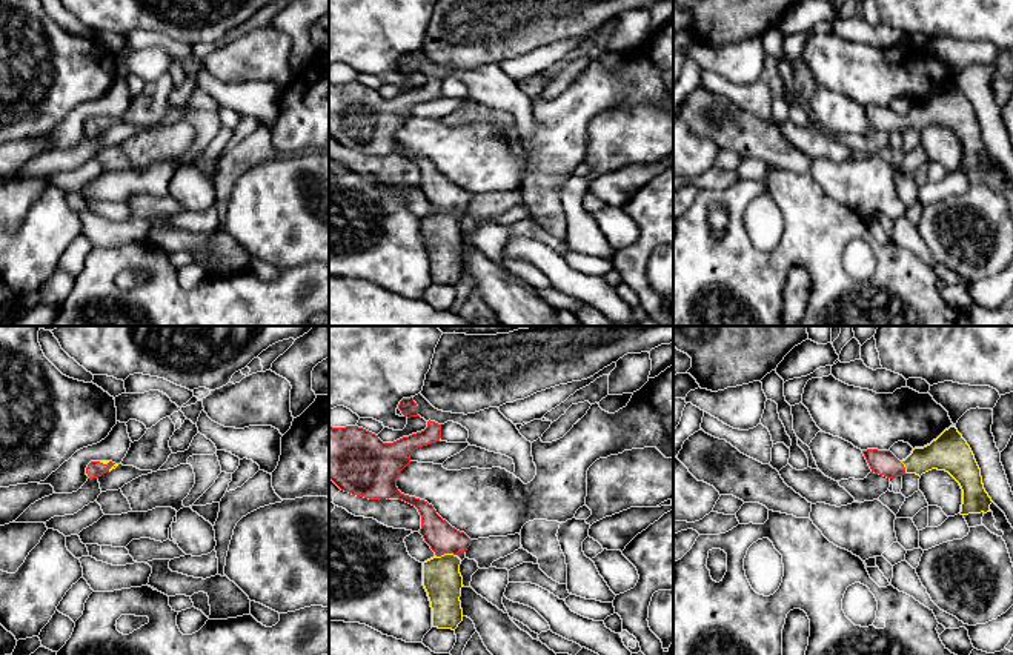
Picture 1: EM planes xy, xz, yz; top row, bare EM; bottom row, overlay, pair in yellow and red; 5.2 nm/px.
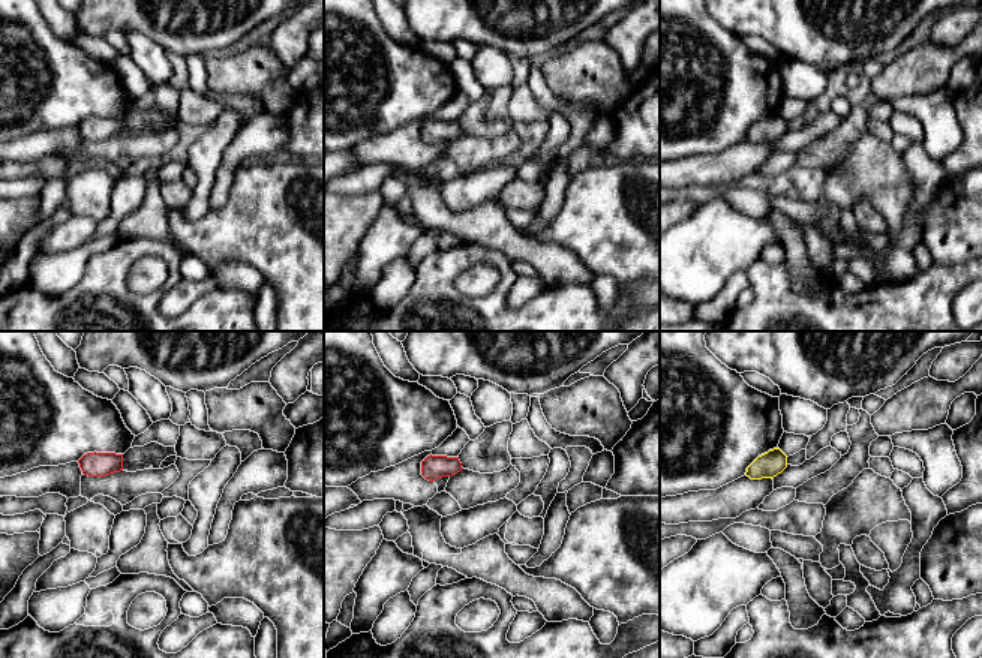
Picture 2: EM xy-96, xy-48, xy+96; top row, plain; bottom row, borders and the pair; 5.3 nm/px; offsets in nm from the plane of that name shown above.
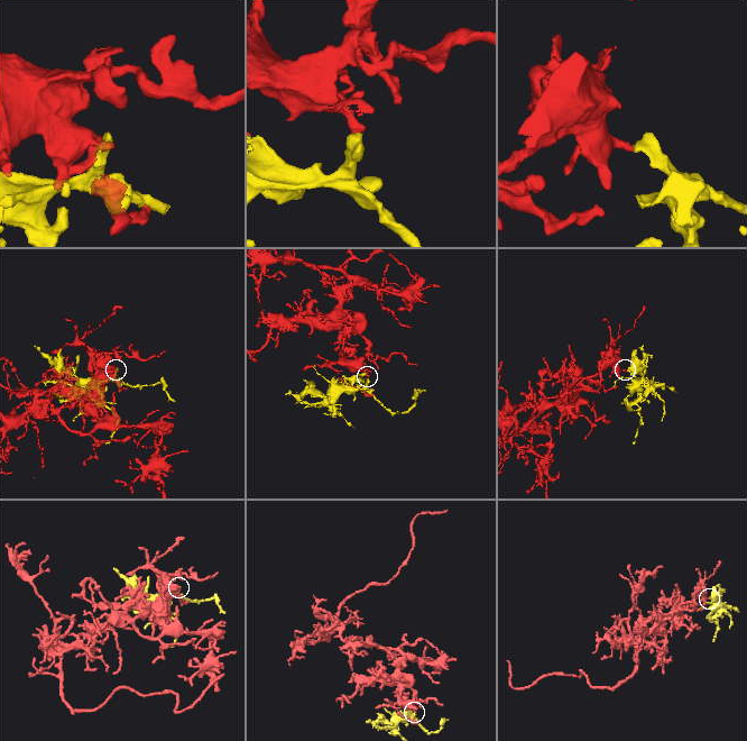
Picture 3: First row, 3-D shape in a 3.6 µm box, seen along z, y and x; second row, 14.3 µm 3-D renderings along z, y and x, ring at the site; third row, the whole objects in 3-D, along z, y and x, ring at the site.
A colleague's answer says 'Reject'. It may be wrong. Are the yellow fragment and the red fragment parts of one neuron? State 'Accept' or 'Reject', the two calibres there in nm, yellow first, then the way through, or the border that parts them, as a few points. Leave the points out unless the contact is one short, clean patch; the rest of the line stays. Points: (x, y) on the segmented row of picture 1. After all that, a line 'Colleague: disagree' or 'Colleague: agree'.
Accept. Thickness 200 nm (yellow) against 160 nm. Path across: xz (441, 578), (446, 554), (446, 541), (443, 538)
Colleague: disagree

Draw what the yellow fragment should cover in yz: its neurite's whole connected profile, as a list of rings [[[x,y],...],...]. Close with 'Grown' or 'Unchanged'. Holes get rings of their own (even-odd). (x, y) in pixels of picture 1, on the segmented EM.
[[[956,426],[945,429],[930,444],[915,447],[902,461],[890,451],[867,449],[862,454],[872,472],[887,478],[902,477],[905,472],[921,477],[932,469],[945,470],[962,489],[961,515],[990,512],[993,501],[984,489],[981,469]]]. Grown

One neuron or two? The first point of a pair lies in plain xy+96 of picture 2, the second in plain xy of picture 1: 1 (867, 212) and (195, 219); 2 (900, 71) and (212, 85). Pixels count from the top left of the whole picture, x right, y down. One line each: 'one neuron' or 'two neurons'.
1: two neurons
2: two neurons

